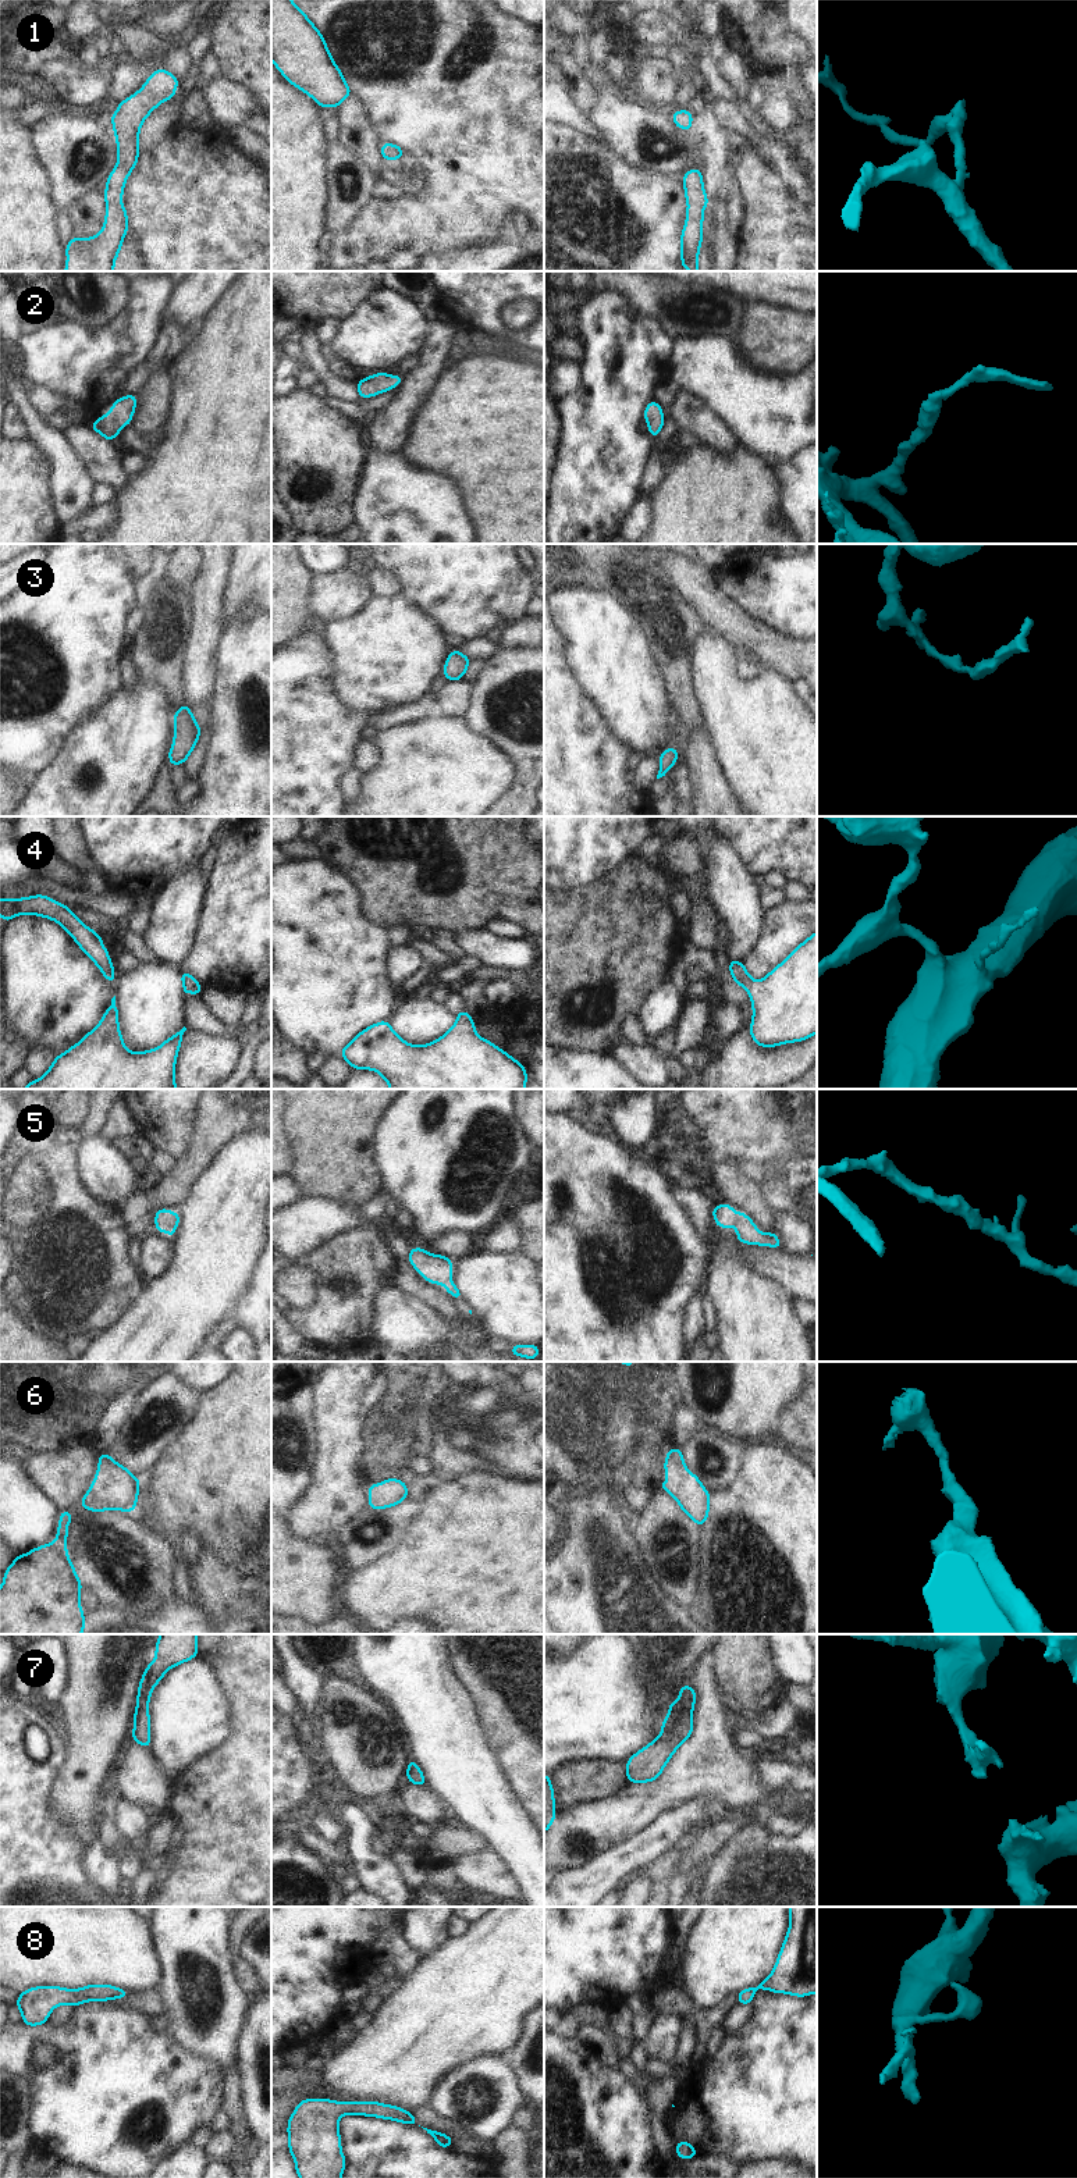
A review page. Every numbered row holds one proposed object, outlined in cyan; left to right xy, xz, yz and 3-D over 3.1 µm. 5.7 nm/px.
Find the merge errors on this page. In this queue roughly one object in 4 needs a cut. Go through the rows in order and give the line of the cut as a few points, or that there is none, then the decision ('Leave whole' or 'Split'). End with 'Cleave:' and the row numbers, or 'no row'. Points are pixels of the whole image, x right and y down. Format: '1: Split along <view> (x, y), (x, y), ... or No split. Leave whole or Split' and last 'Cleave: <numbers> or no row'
1: No split. Leave whole
2: No split. Leave whole
3: No split. Leave whole
4: No split. Leave whole
5: No split. Leave whole
6: No split. Leave whole
7: No split. Leave whole
8: No split. Leave whole
Cleave: no row

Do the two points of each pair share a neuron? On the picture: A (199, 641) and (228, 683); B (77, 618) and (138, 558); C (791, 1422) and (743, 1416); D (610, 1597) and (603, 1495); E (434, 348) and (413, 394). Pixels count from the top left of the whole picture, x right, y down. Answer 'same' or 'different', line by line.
A: different
B: different
C: different
D: same
E: same

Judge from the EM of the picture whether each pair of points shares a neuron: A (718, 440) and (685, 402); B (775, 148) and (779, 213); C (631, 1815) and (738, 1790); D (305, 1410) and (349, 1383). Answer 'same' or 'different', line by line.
A: same
B: different
C: same
D: different

